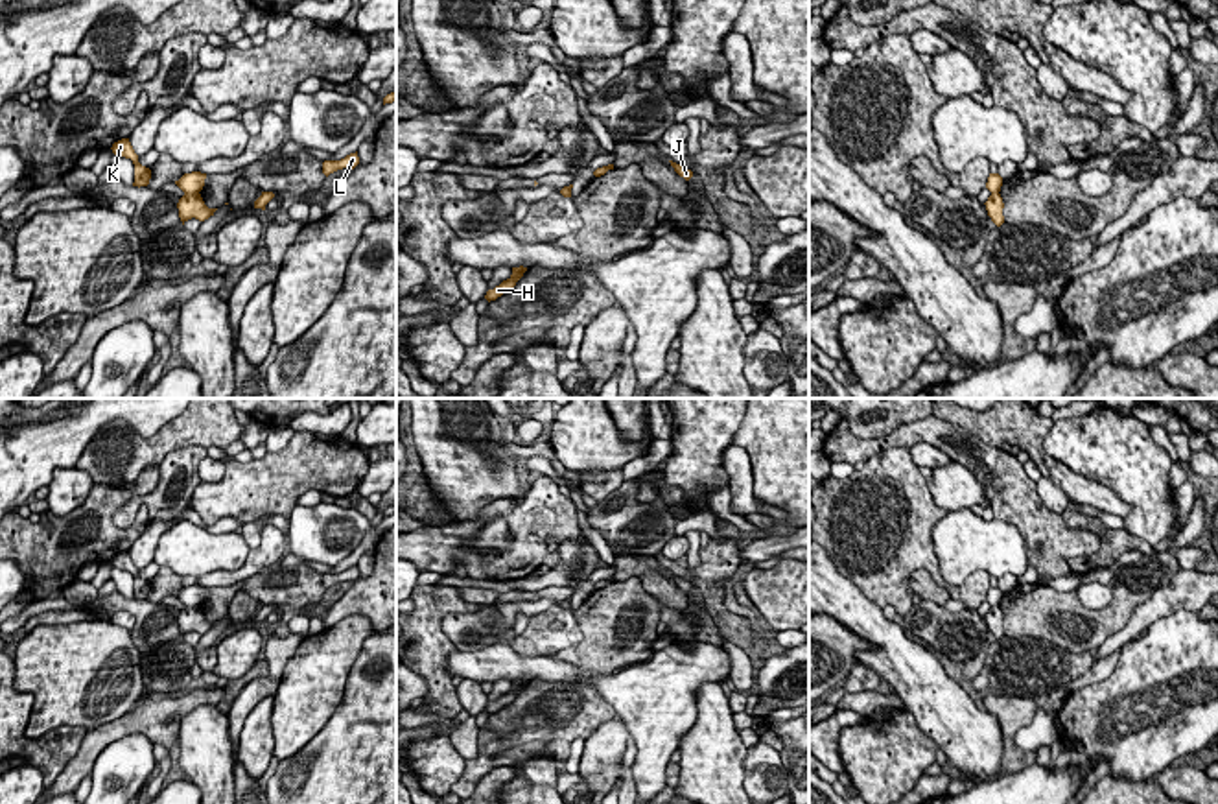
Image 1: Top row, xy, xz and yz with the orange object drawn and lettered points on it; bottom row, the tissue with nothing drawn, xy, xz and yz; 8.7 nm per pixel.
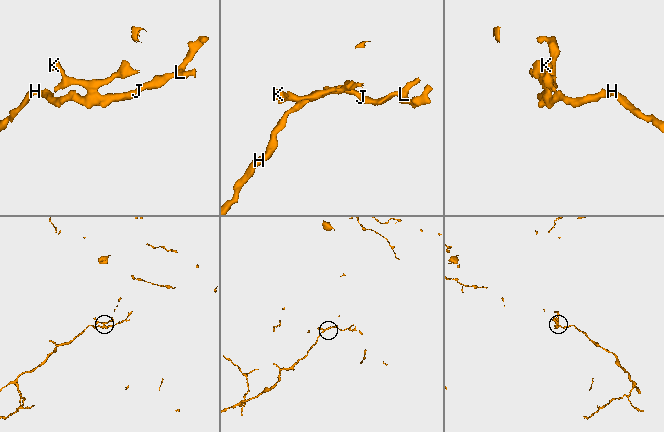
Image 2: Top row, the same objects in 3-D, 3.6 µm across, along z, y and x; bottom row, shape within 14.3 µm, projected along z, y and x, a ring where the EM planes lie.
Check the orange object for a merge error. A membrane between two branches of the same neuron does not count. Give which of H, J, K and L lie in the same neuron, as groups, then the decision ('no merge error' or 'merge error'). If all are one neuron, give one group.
H J / K L; merge error

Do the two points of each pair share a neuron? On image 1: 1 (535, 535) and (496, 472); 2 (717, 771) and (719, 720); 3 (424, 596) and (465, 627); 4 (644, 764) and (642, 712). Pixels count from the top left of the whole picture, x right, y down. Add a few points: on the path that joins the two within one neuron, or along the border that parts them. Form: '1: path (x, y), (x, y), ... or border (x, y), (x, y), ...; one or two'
1: border (527, 489), (515, 500), (494, 498), (474, 519); two
2: path (717, 758), (717, 733); one
3: border (474, 611), (443, 618), (443, 633), (456, 648); two
4: path (645, 751), (645, 725); one

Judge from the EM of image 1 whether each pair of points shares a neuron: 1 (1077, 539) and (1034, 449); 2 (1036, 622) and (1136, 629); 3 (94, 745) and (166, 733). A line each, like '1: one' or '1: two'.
1: two
2: two
3: one

